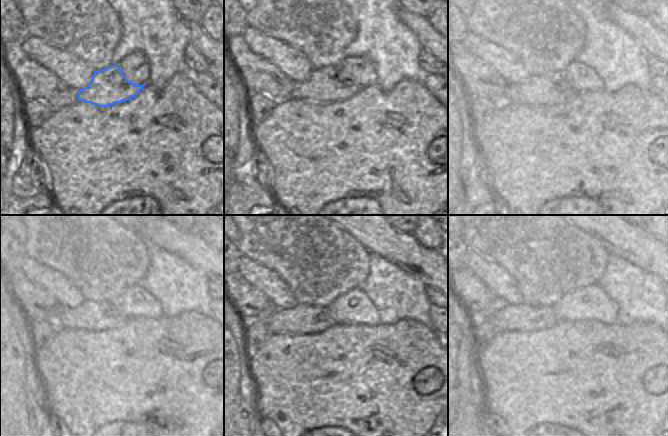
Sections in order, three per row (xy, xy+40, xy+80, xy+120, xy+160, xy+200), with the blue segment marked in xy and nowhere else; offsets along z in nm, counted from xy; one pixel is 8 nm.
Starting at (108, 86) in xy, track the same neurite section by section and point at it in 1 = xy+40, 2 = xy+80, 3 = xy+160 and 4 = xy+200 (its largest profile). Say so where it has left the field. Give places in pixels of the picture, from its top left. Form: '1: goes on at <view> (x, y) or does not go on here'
1: goes on at xy+40 (323, 85)
2: goes on at xy+80 (550, 89)
3: goes on at xy+160 (302, 318)
4: goes on at xy+200 (522, 317)

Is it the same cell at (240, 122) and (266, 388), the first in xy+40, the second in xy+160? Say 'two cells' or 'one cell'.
two cells

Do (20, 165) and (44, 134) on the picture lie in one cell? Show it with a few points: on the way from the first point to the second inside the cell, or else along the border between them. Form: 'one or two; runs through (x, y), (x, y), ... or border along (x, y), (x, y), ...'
two; border along (27, 128), (29, 147), (41, 162), (39, 169)

